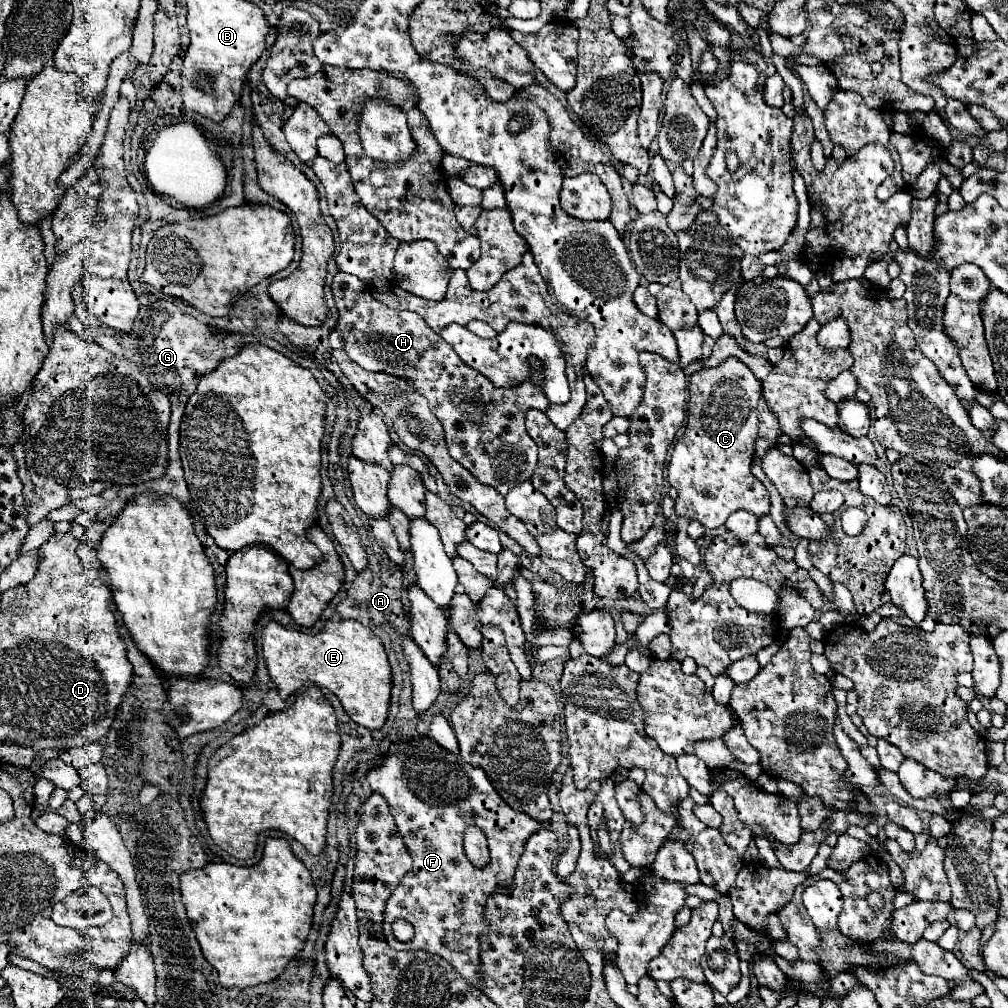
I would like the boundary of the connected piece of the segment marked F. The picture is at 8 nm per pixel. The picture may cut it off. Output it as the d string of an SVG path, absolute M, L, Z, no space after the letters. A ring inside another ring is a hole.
M414 737L406 743L396 743L390 747L390 751L384 755L384 763L368 771L368 783L374 793L380 793L390 807L390 813L394 817L394 823L404 839L404 845L408 847L408 853L412 857L412 869L402 877L400 885L392 893L392 897L386 903L384 911L384 937L388 945L396 951L430 951L452 963L452 967L466 977L476 989L482 991L484 983L478 977L478 937L480 933L488 931L488 923L484 921L484 905L488 895L498 887L498 885L508 885L514 877L516 863L522 855L526 839L542 827L532 817L526 817L524 813L514 811L508 807L502 797L494 791L490 785L488 777L484 775L482 769L472 767L462 761L460 755L444 751L436 741L430 737ZM468 825L476 825L482 829L482 833L488 839L488 849L490 849L490 863L484 869L474 867L464 853L462 841ZM396 919L404 919L414 927L414 937L406 943L398 941L392 933L392 923Z

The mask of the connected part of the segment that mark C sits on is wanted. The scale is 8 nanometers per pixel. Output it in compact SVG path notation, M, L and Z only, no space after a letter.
M728 357L718 367L700 369L690 377L688 423L668 465L668 483L678 491L674 505L678 515L696 519L706 529L716 529L736 509L748 509L758 519L768 513L768 491L750 471L758 435L756 405L760 393L760 381L736 357Z

